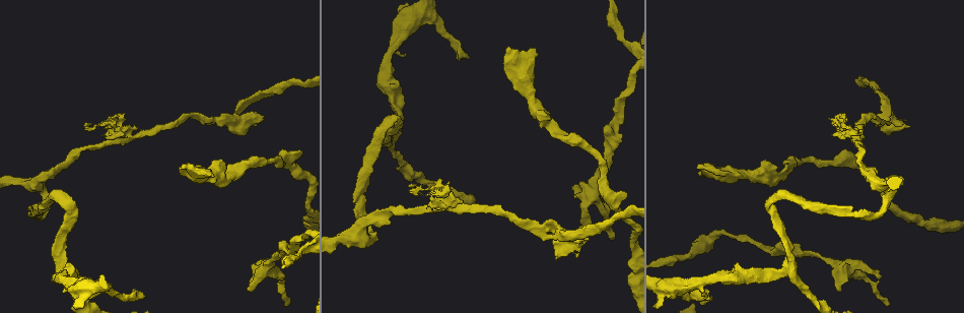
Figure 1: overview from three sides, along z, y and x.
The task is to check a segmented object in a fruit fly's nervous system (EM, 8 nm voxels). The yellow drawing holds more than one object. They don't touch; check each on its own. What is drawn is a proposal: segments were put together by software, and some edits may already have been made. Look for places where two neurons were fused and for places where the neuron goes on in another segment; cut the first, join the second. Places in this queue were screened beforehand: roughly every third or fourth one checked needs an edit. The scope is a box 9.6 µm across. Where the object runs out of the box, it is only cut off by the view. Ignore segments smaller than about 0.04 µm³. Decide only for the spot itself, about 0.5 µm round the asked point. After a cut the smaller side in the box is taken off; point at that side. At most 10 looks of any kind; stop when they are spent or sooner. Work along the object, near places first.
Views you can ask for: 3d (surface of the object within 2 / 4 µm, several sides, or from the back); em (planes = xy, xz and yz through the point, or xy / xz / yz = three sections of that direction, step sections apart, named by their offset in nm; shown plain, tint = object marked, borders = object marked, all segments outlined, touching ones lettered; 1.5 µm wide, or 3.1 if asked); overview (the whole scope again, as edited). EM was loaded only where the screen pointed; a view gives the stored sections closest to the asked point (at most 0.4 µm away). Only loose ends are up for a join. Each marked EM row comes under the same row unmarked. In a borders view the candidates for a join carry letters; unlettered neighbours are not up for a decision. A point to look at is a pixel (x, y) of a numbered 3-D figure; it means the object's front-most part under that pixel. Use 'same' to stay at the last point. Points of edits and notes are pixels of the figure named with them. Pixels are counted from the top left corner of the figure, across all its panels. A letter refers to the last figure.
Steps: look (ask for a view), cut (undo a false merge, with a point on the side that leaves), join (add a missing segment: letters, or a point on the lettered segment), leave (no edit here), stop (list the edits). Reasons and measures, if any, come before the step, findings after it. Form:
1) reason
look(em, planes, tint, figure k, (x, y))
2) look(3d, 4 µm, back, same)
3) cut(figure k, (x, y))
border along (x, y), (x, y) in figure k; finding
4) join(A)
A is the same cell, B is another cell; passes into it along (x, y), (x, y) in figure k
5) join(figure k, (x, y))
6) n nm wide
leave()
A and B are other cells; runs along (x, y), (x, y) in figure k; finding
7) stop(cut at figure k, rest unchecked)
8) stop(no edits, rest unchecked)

abrupt turn
look(3d, 4 µm, figure 1, (772, 199))

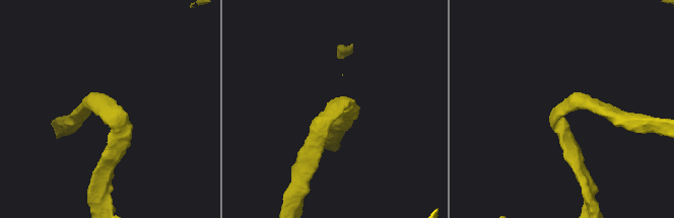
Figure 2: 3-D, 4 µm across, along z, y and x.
arms of 220, 260 nm
look(em, xy, step 4, tint, figure 2, (559, 109))

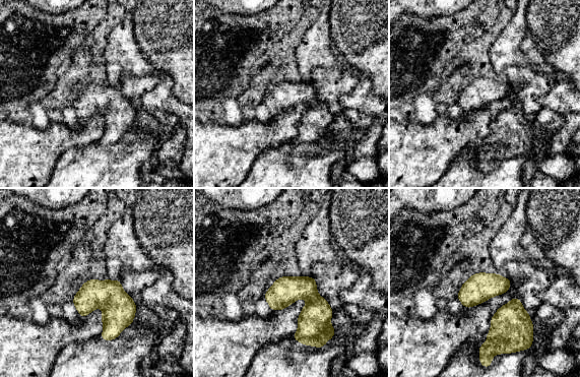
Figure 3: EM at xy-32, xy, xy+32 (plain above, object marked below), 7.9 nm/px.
look(em, xy, step 4, borders, same)

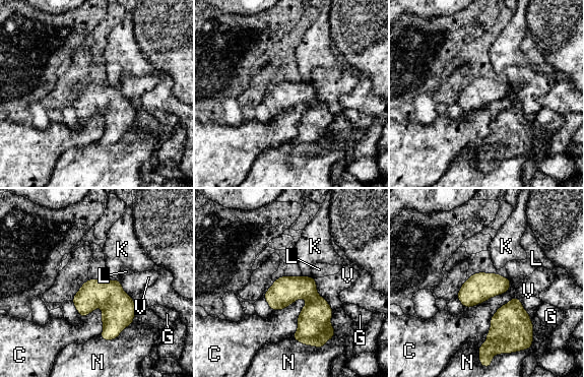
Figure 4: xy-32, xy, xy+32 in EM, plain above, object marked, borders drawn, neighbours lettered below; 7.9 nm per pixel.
leave()
C, G, K, L, N and V are other cells; border along (307, 298), (292, 337) in figure 4; all the same neuron

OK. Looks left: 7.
an open end
look(3d, 2 µm, figure 1, (449, 188))

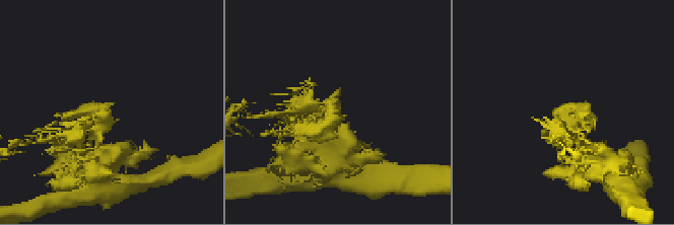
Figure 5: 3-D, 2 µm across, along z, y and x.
look(em, planes, borders, figure 5, (333, 102))

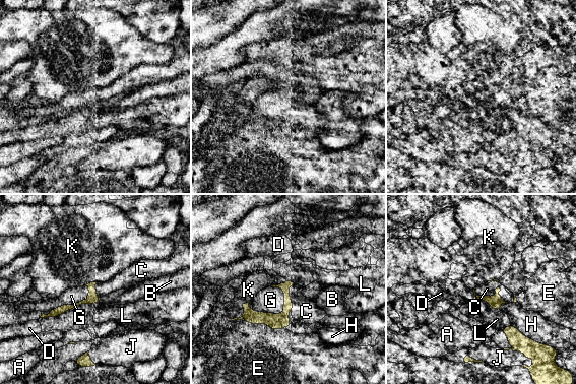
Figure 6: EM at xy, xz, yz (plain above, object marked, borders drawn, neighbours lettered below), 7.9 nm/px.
leave()
A, B, C, D, E, G, H, J, K and L are other cells; runs along (289, 283), (279, 318), (249, 321) in figure 6; no lettered segment goes on from it

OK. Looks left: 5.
branch stops here
look(3d, 2 µm, figure 1, (881, 277))

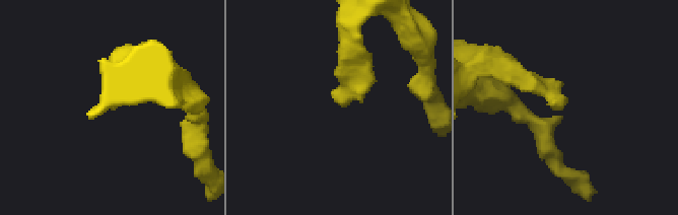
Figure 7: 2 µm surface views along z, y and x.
look(em, planes, borders, figure 7, (567, 101))

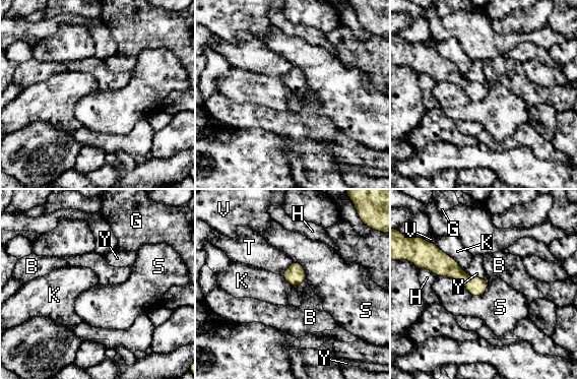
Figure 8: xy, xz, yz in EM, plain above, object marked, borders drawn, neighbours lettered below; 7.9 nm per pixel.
140 nm wide
join(B)
B is the same cell, G, H, K, S, T, V and Y are other cells; passes into it along (295, 274), (299, 283), (310, 313) in figure 8; it goes on there

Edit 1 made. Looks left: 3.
free end
look(3d, 4 µm, figure 1, (144, 296))

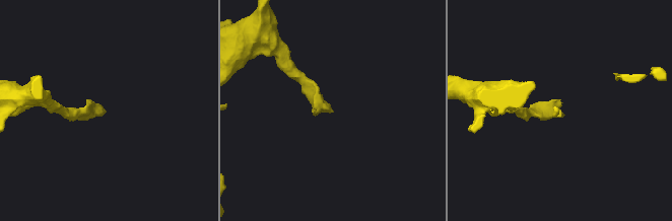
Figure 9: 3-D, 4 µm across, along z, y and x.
now the EM
look(em, planes, borders, figure 9, (331, 112))

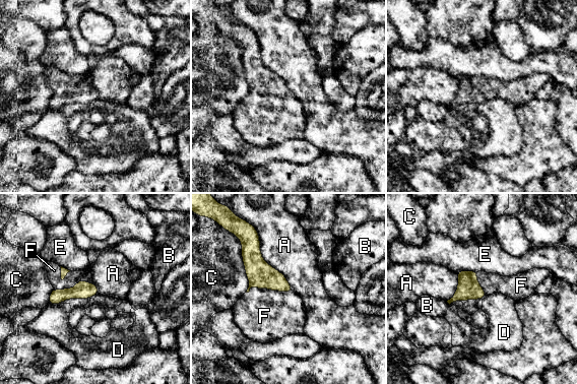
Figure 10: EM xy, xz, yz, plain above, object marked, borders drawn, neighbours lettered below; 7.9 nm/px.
join(F)
F is the same cell, A, B, C, D and E are other cells; passes into it along (260, 274), (268, 289), (264, 316) in figure 10; it goes on there

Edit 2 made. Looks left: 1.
stop(join at figure 8, join at figure 10, rest unchecked)

